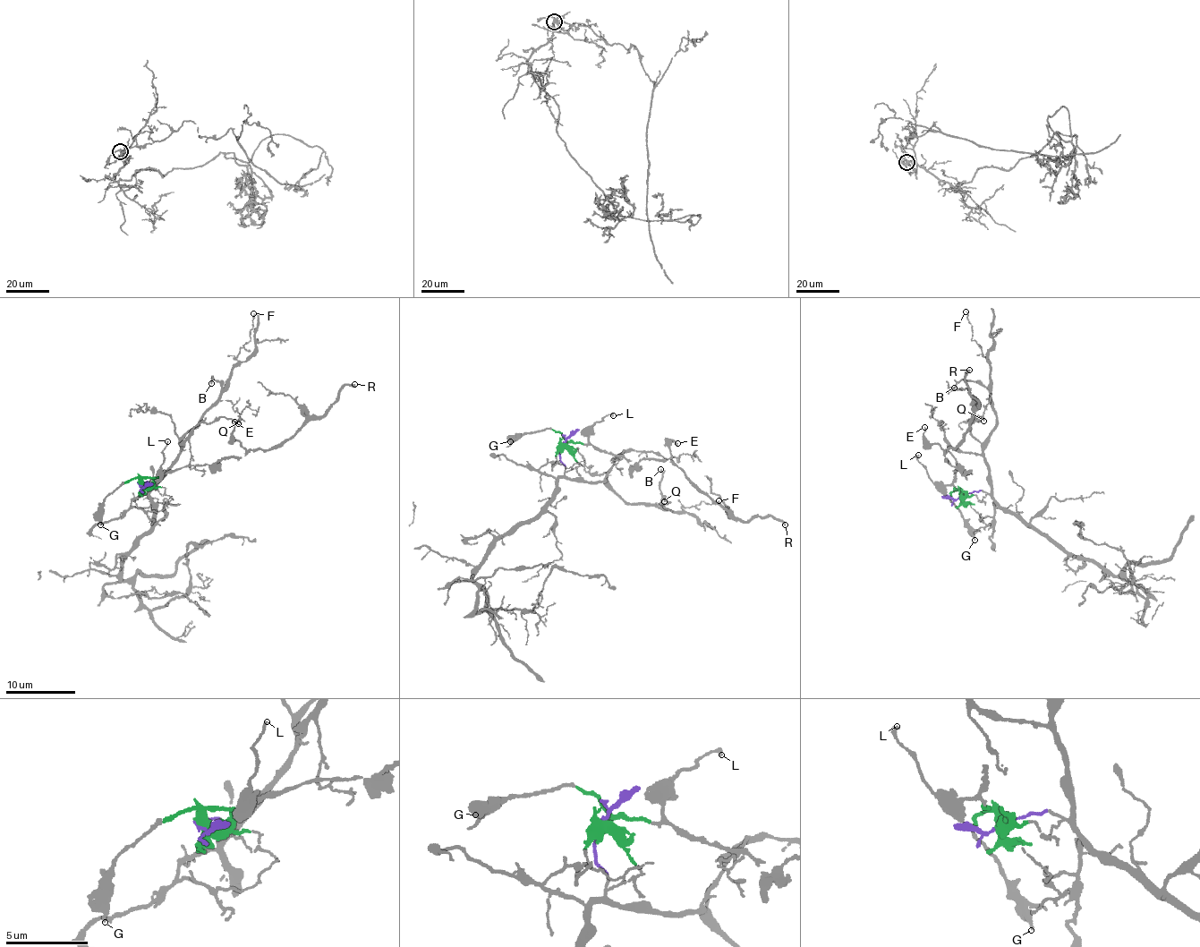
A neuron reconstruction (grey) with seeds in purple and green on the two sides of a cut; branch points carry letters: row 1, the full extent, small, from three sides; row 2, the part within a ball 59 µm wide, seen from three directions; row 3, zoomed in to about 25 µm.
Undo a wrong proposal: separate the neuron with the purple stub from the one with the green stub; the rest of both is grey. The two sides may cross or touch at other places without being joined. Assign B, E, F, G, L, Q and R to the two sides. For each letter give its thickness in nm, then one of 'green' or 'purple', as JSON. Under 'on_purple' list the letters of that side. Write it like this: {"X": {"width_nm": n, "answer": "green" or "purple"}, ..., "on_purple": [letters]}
{"B": {"width_nm": 110, "answer": "purple"}, "E": {"width_nm": 140, "answer": "green"}, "F": {"width_nm": 130, "answer": "purple"}, "G": {"width_nm": 280, "answer": "green"}, "L": {"width_nm": 160, "answer": "green"}, "Q": {"width_nm": 100, "answer": "purple"}, "R": {"width_nm": 240, "answer": "green"}, "on_purple": ["B", "F", "Q"]}

